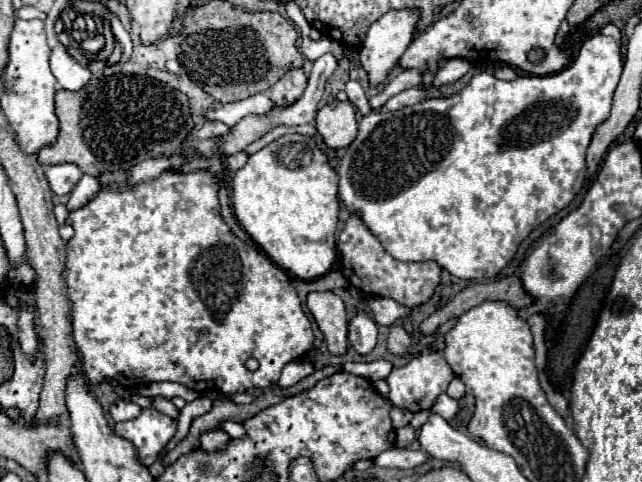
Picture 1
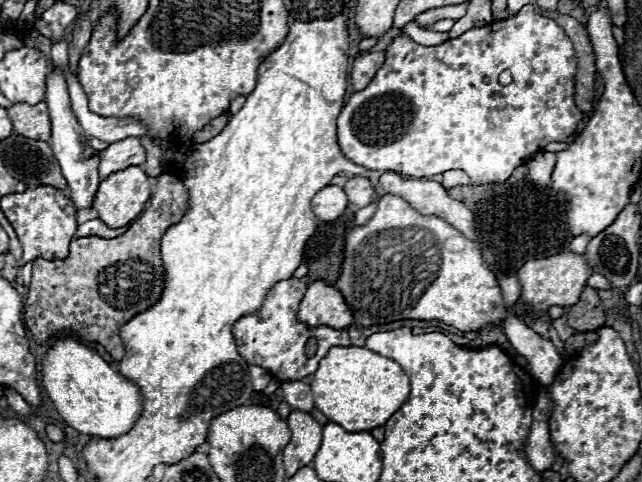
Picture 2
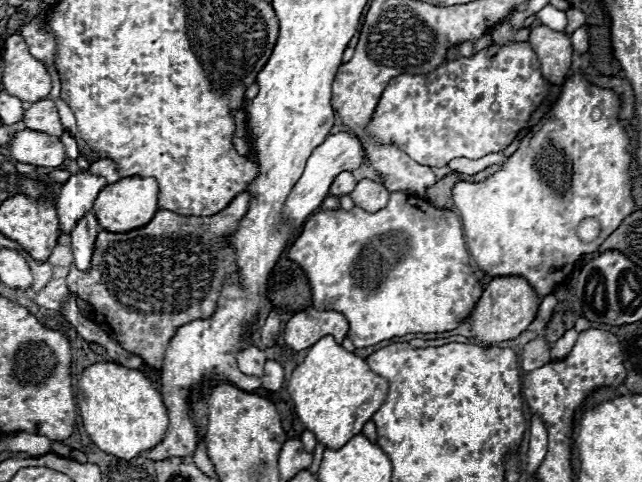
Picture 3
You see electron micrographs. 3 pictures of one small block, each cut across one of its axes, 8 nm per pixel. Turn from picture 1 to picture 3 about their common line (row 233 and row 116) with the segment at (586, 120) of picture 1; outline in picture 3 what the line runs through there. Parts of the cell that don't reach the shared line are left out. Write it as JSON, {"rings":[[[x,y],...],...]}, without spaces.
{"rings":[[[508,42],[504,46],[484,48],[470,58],[456,56],[454,60],[442,62],[434,72],[428,74],[402,74],[392,78],[380,96],[372,120],[366,126],[366,134],[376,144],[396,144],[418,164],[442,168],[454,158],[476,160],[510,146],[528,126],[530,114],[548,94],[550,84],[540,74],[540,62],[532,46],[528,42]]]}

